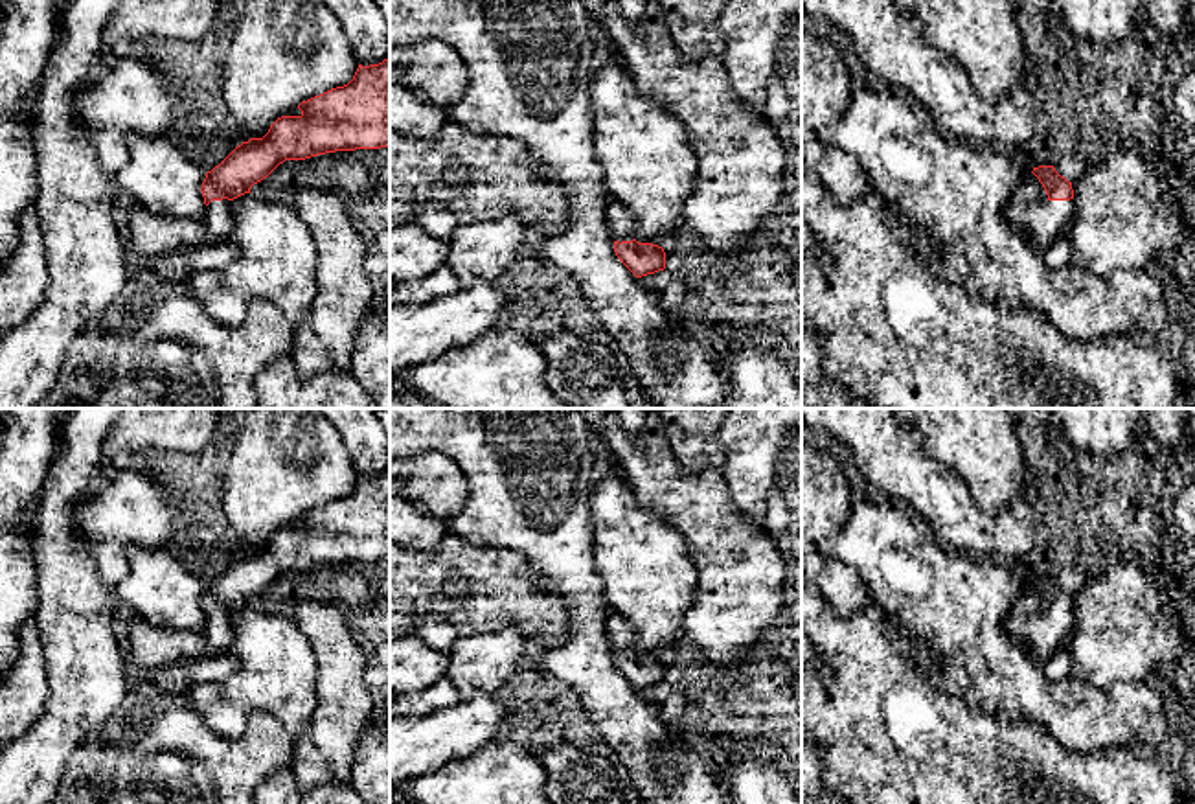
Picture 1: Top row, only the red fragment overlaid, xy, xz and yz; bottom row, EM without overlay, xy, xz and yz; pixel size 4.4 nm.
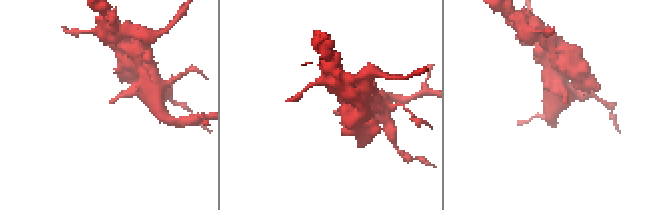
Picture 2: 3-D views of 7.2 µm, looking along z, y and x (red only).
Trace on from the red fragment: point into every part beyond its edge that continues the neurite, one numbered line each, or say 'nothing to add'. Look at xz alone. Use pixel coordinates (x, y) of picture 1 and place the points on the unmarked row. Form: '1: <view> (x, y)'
1: xz (624, 637)

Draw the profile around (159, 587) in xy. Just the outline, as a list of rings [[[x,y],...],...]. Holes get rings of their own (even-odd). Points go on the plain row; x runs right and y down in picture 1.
[[[131,548],[131,567],[114,596],[129,603],[147,624],[165,631],[202,631],[206,583],[184,569],[167,548]]]

